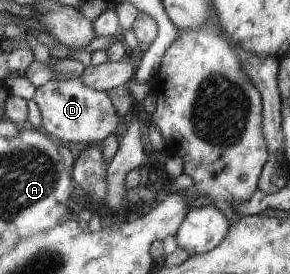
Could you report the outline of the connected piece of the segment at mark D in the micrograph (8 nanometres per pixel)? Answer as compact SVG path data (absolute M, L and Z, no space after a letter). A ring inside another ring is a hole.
M53 78L49 82L41 85L35 90L33 100L37 102L42 110L43 124L41 128L49 135L56 136L61 142L79 142L79 144L95 144L105 140L109 134L113 134L119 124L121 115L117 112L117 107L112 101L111 95L105 91L99 91L86 85L81 79L61 79Z

